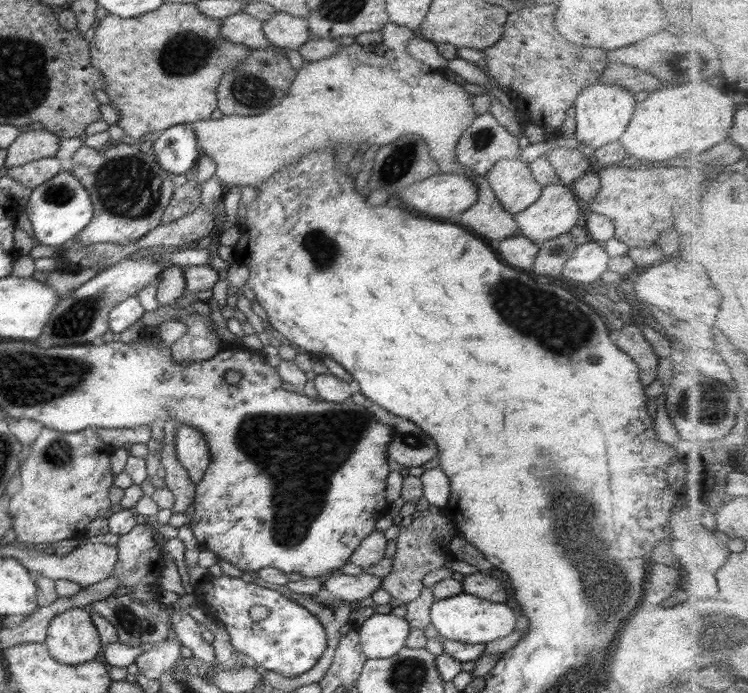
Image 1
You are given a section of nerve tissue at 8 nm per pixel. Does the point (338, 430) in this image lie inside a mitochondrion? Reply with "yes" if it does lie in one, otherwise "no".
yes

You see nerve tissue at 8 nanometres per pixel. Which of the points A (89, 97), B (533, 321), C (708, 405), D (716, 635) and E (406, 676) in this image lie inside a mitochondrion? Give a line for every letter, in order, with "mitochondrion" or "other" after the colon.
A: other
B: mitochondrion
C: mitochondrion
D: mitochondrion
E: mitochondrion

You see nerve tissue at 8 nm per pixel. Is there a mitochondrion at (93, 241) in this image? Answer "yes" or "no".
no

